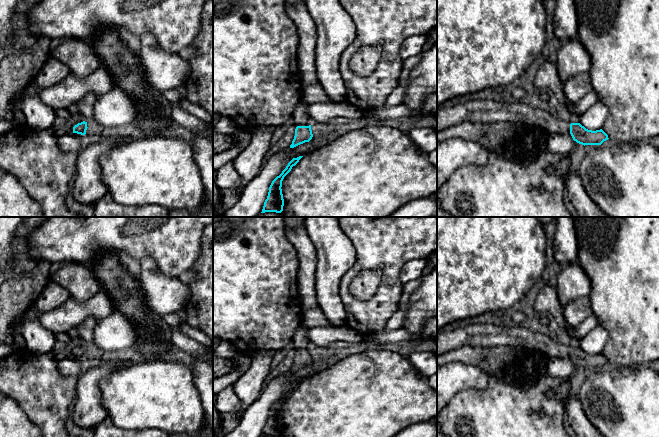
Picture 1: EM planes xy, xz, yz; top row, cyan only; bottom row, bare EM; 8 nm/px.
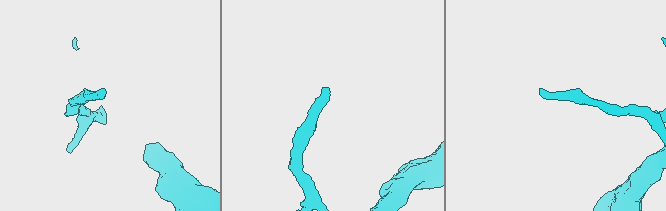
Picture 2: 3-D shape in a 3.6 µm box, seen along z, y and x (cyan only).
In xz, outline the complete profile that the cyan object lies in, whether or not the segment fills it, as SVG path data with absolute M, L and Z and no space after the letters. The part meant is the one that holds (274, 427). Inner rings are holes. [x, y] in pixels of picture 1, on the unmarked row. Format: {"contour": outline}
{"contour": "M303 380L293 382L282 397L277 400L269 411L267 423L264 426L264 430L261 437L265 436L276 436L281 437L283 435L284 423L282 418L282 405L284 401L291 395L292 391L295 390Z"}

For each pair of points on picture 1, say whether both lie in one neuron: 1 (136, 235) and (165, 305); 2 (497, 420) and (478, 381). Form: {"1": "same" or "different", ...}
{"1": "different", "2": "different"}

